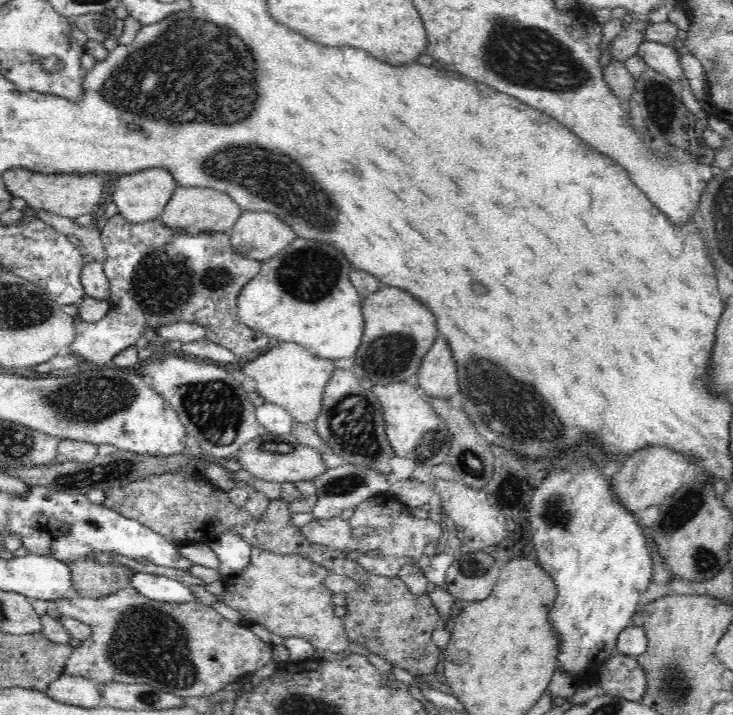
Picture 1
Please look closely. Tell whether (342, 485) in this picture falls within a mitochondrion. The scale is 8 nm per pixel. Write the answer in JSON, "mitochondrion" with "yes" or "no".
{"mitochondrion":"yes"}

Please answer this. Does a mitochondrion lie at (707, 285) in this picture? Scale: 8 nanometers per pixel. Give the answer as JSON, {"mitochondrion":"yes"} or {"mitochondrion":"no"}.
{"mitochondrion":"no"}

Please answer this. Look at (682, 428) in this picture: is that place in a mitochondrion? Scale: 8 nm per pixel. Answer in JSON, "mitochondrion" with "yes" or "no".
{"mitochondrion":"no"}

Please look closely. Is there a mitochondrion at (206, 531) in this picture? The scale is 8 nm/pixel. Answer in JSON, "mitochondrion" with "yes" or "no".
{"mitochondrion":"no"}

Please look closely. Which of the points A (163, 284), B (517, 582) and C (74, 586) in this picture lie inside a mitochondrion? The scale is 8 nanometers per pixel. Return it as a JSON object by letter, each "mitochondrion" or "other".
{"A":"mitochondrion","B":"other","C":"other"}

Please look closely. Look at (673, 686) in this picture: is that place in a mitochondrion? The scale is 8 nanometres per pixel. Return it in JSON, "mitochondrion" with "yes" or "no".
{"mitochondrion":"yes"}

